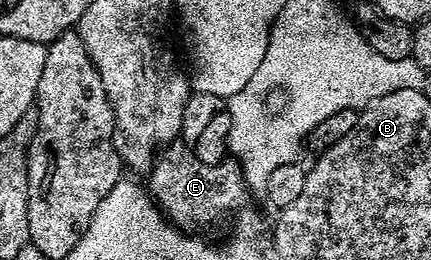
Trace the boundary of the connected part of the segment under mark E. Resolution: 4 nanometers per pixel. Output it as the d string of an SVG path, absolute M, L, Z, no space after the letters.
M182 141L170 143L159 152L146 179L147 190L165 216L184 229L196 229L192 227L218 218L223 211L239 212L250 198L244 174L235 159L228 157L222 163L203 163Z

